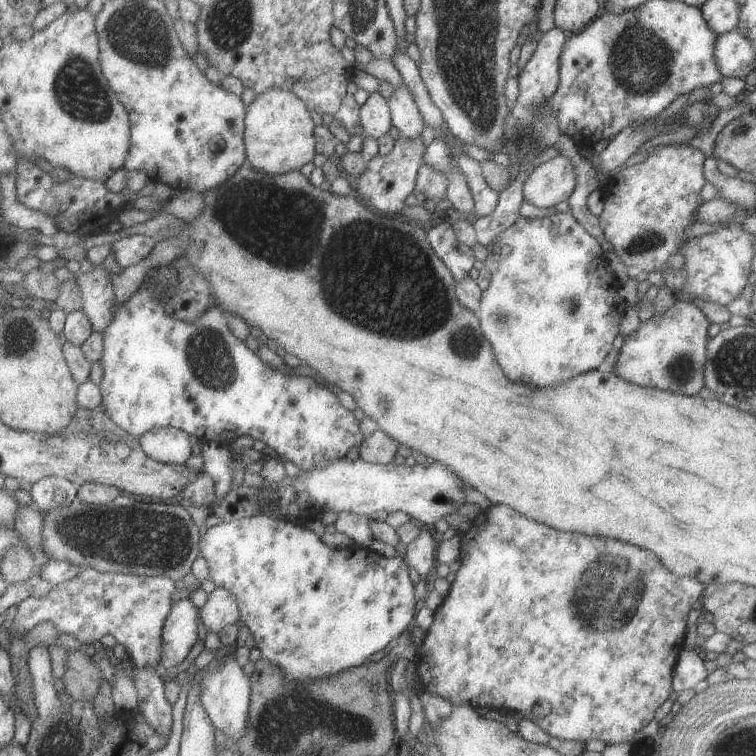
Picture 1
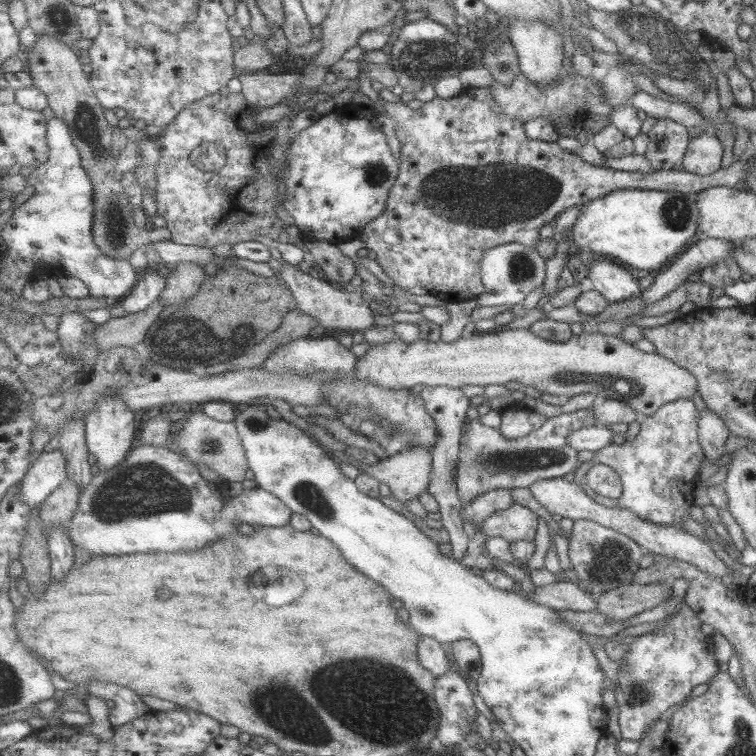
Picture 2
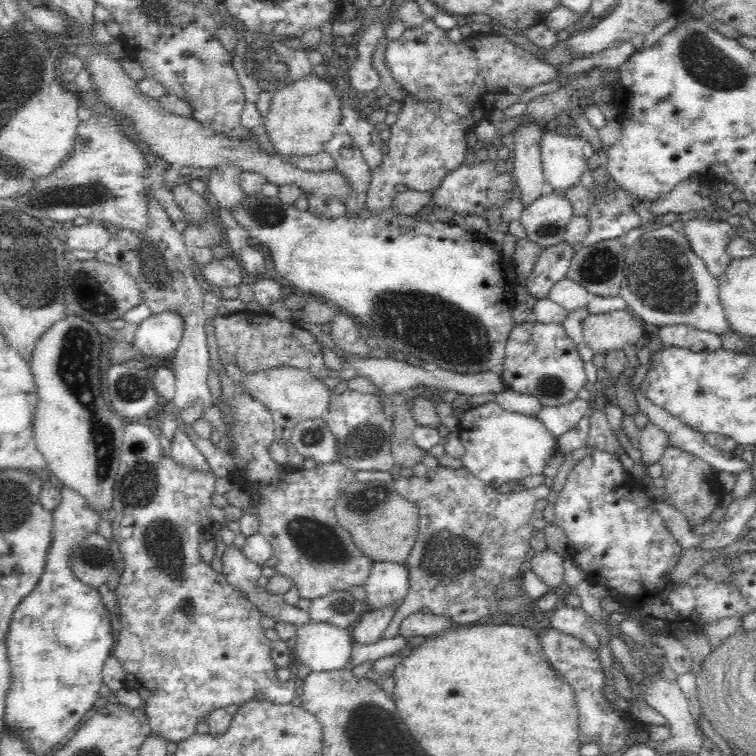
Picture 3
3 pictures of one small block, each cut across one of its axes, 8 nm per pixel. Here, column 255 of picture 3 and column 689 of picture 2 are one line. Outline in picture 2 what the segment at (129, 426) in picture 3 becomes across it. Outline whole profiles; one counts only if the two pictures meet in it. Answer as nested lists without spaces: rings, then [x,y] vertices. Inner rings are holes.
[[[683,600],[681,605],[664,620],[656,622],[655,631],[634,637],[629,651],[620,651],[617,655],[619,667],[614,682],[616,714],[618,716],[621,739],[641,740],[653,720],[659,719],[670,707],[685,702],[693,688],[708,684],[719,673],[718,661],[713,657],[712,636],[703,634],[693,609]]]

